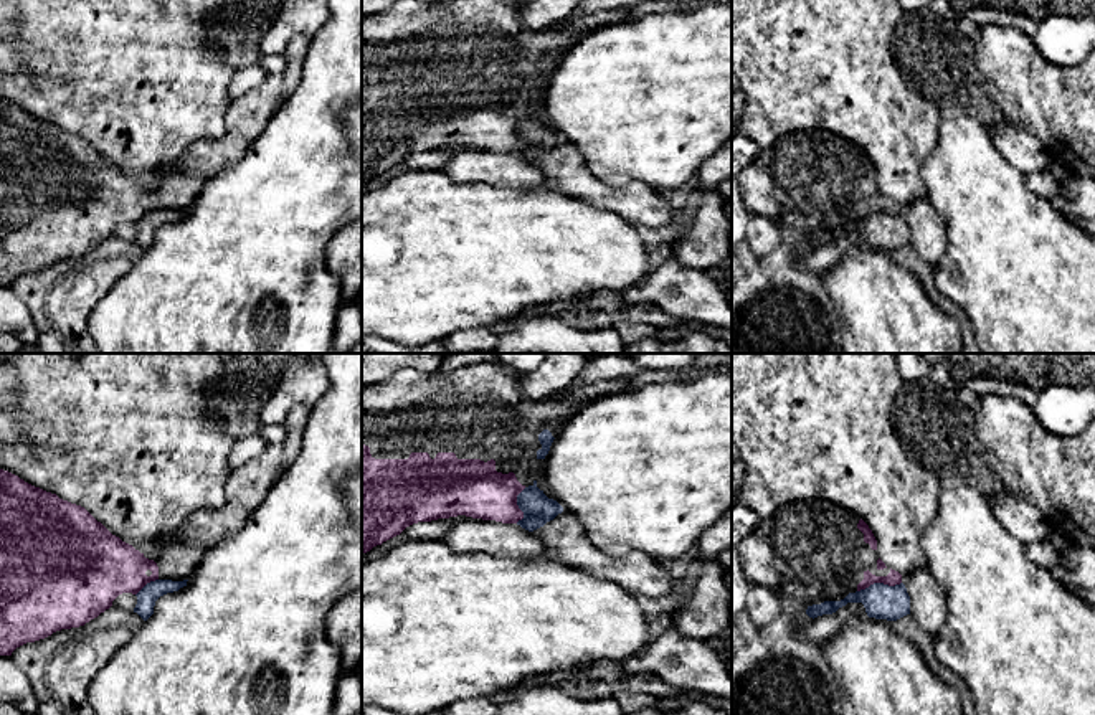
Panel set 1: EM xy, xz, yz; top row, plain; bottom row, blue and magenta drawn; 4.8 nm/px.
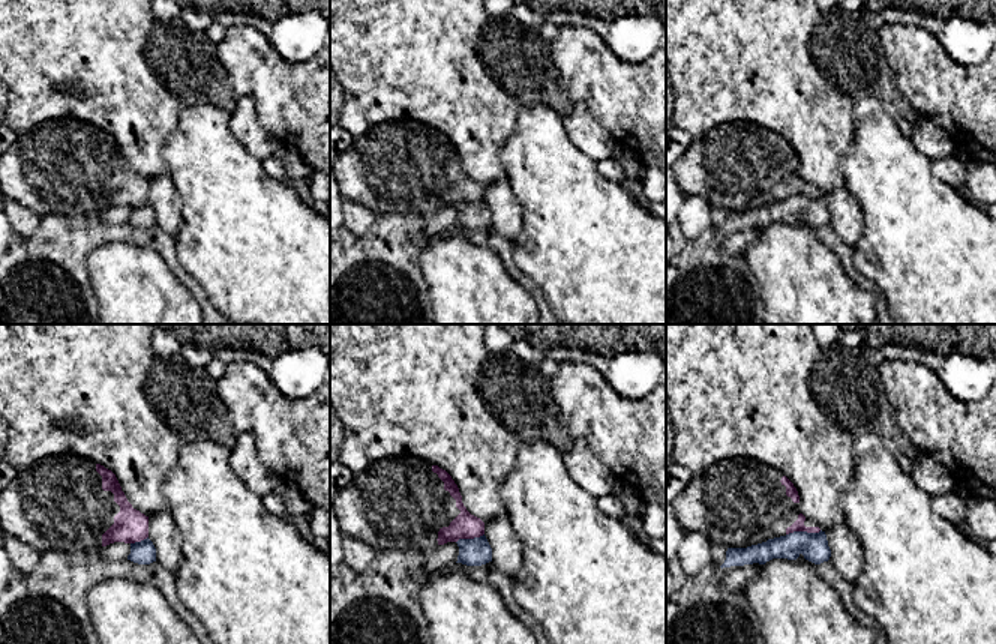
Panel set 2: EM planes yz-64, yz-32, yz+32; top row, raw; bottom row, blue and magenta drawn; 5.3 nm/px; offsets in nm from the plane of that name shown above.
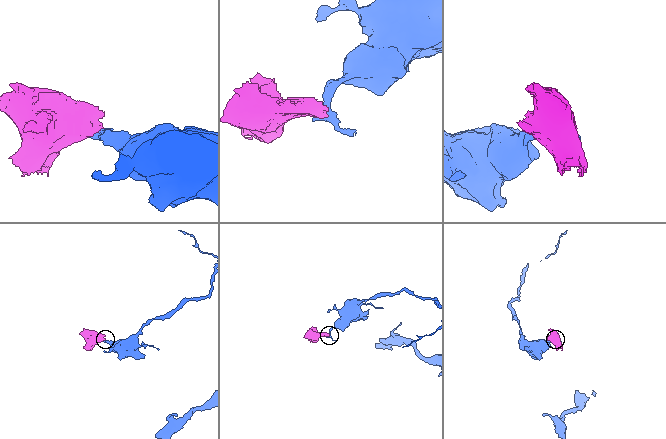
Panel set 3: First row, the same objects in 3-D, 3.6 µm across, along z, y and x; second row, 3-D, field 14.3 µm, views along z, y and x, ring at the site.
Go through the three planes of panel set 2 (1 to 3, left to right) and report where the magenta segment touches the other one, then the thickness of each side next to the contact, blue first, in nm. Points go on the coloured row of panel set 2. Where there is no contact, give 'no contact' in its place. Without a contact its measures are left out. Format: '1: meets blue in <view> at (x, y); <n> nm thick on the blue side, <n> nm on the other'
1: meets blue in yz-64 at (138, 542); 130 nm thick on the blue side, 180 nm on the other
2: meets blue in yz-32 at (470, 539); 150 nm thick on the blue side, 140 nm on the other
3: meets blue in yz+32 at (803, 532); 150 nm thick on the blue side, 60 nm on the other

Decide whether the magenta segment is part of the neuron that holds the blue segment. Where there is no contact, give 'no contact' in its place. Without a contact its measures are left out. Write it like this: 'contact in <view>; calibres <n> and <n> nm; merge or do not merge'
contact in yz; calibres 170 and 70 nm; do not merge

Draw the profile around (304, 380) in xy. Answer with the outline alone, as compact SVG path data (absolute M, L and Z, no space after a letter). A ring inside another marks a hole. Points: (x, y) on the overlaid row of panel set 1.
M292 353L273 393L263 403L261 423L282 424L287 413L297 405L312 410L329 388L329 375L315 353Z

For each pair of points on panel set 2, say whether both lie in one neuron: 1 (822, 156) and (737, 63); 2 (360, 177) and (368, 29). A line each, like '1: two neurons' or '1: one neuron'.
1: one neuron
2: two neurons

